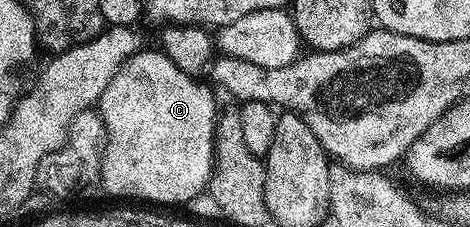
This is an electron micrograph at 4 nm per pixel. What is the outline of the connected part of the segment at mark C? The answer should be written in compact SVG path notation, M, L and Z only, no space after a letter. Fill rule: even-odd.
M144 47L138 53L132 55L128 61L123 62L123 66L109 79L109 85L99 97L97 102L97 112L103 121L103 131L105 134L105 144L103 155L99 162L99 175L101 186L111 197L136 197L136 202L156 201L156 206L171 207L167 205L183 205L186 201L191 201L199 192L206 190L211 184L211 175L215 171L215 122L217 120L217 108L215 109L215 97L211 94L212 86L198 85L196 78L192 74L181 71L172 61L165 56L158 48L150 49Z

